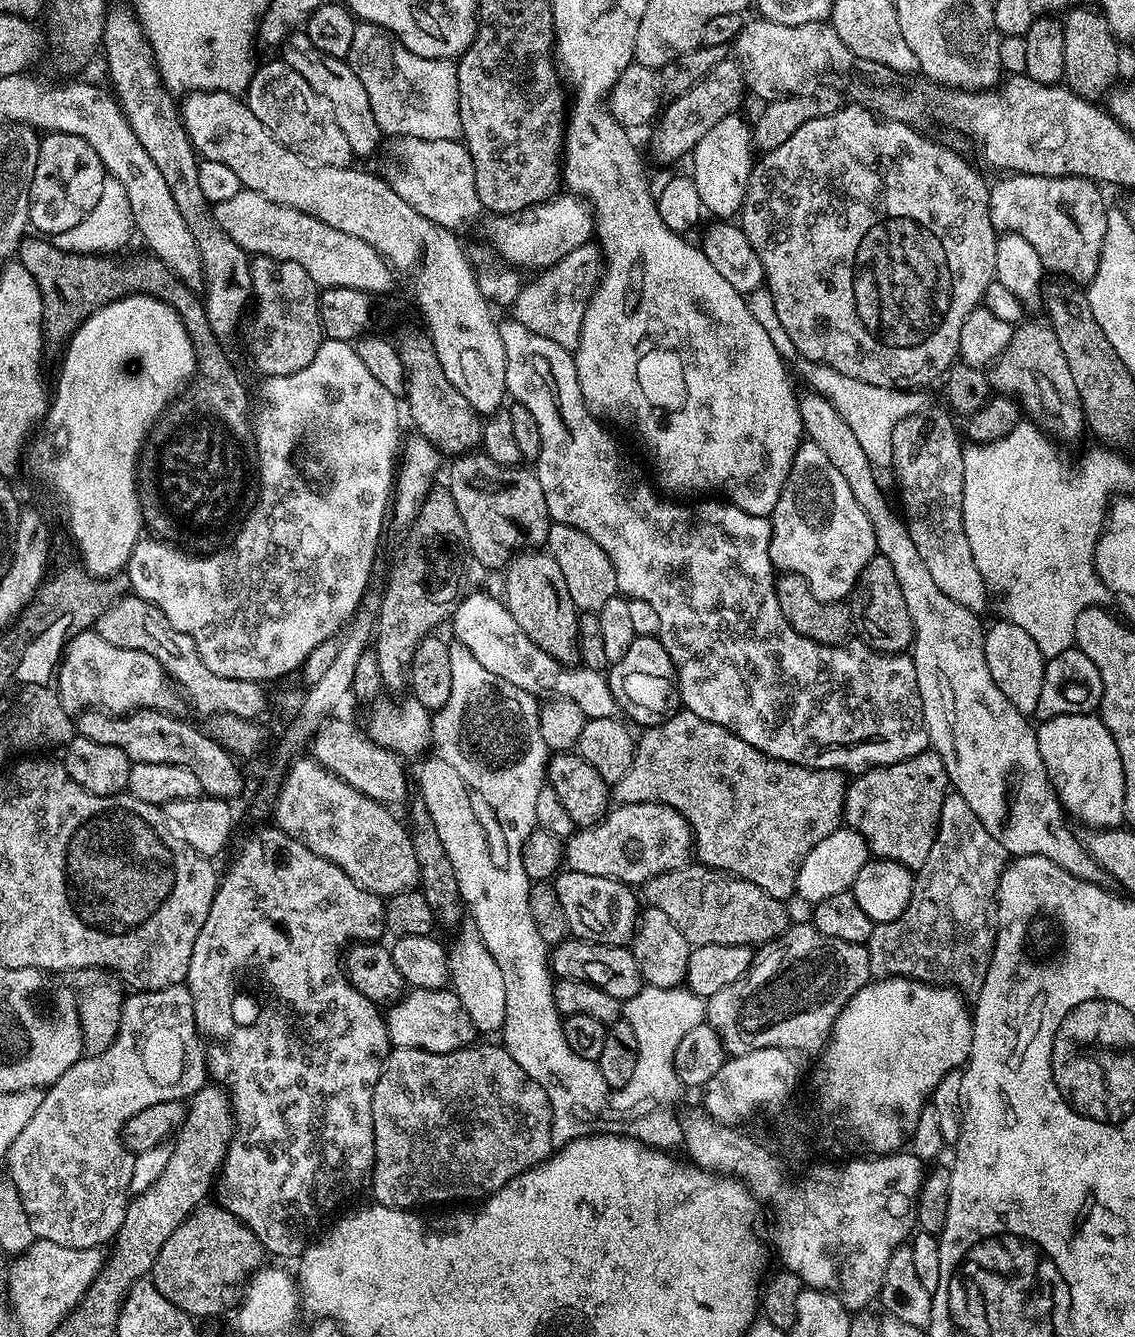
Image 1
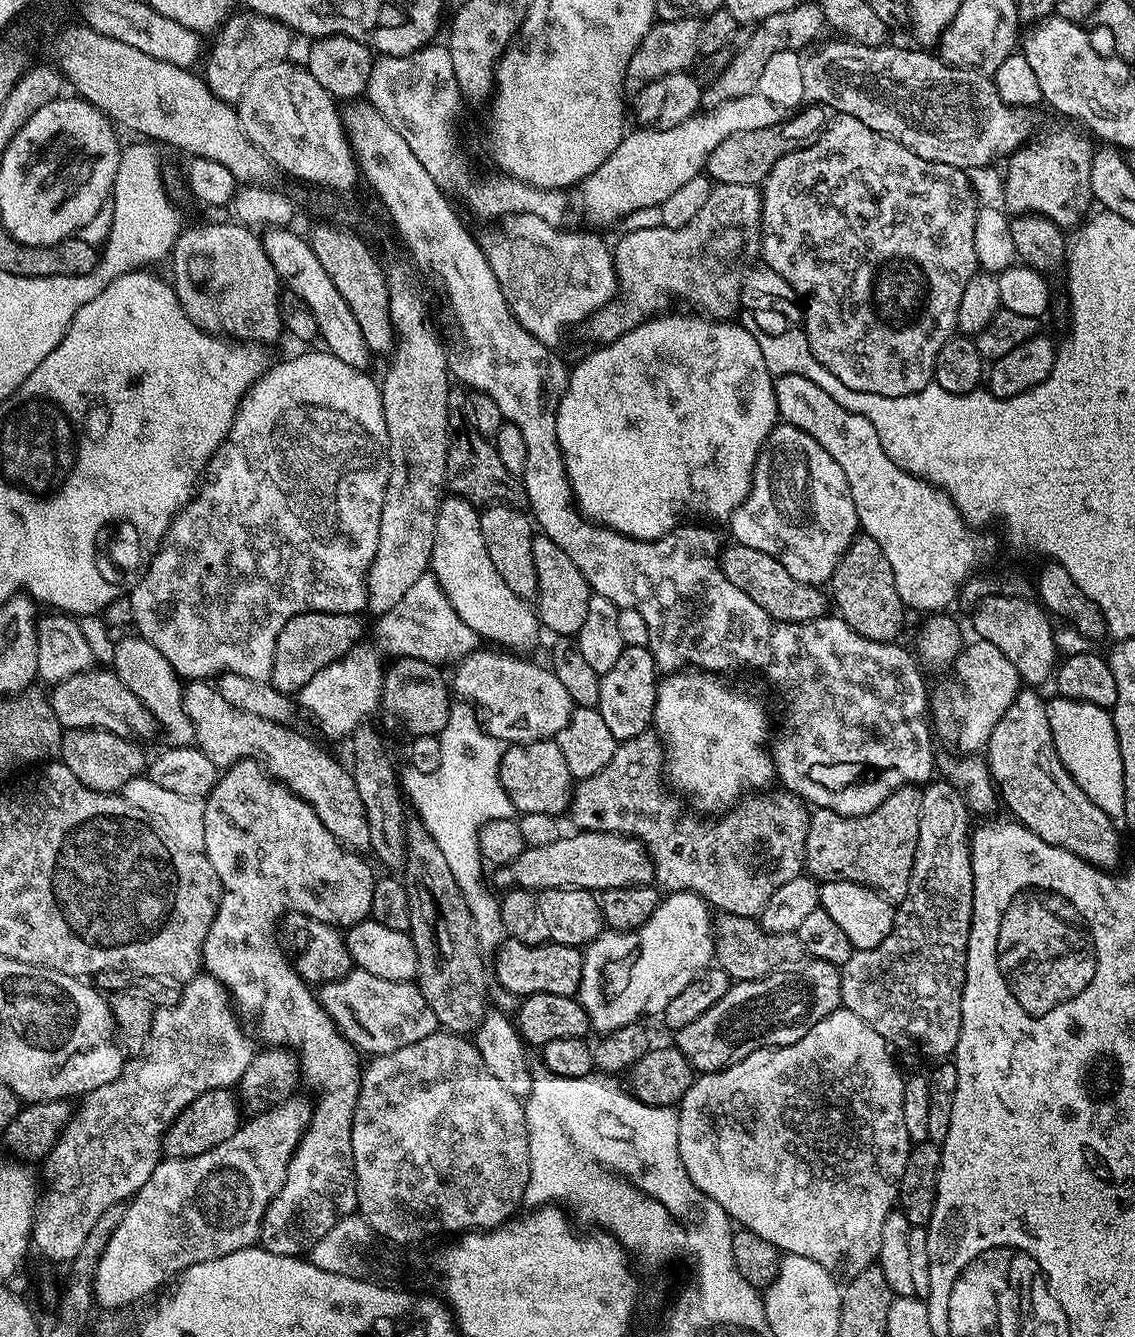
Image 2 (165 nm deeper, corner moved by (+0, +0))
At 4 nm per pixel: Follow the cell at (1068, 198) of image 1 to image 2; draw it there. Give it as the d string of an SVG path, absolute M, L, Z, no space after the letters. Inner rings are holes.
M1072 128L1037 131L1027 143L1007 157L1003 207L1009 213L1045 216L1065 230L1075 229L1085 219L1088 204L1093 203L1090 166L1094 148L1088 145L1087 135L1079 136L1075 132L1077 129Z

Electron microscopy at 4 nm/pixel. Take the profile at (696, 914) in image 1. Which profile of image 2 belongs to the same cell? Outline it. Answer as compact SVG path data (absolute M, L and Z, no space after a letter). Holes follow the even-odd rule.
M725 913L717 921L716 933L715 963L733 981L760 980L784 967L799 965L806 958L804 947L796 933L767 932L753 917Z

